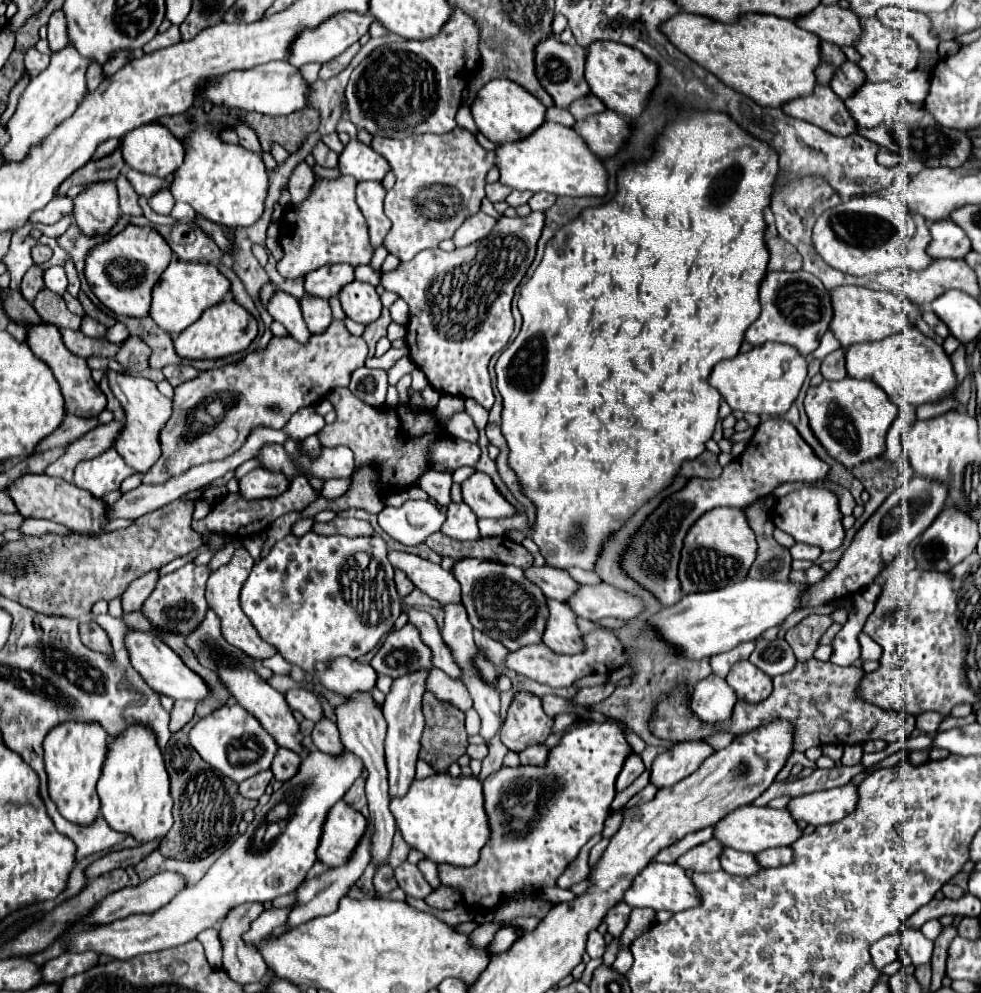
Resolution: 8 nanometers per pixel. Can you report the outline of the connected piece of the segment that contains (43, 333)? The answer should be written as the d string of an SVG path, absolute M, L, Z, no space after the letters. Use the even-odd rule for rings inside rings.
M39 323L39 325L33 325L29 327L27 331L27 345L31 347L31 351L41 359L45 361L55 379L59 381L61 385L61 393L65 397L65 405L67 405L67 413L73 413L77 417L97 417L107 401L105 401L105 395L103 391L99 389L99 385L93 381L91 377L91 369L87 365L85 359L81 357L75 357L65 345L63 345L63 339L61 339L61 333L59 333L59 327L57 325L51 325L51 323Z

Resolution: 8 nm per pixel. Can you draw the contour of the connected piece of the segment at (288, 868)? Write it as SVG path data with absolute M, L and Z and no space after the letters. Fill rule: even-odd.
M311 751L307 757L303 757L299 773L283 783L281 789L271 795L265 807L255 811L255 819L249 823L247 831L233 841L233 845L211 865L201 881L183 889L171 903L155 913L131 915L109 925L101 925L93 931L65 933L69 951L95 951L99 955L131 959L141 953L171 949L175 945L193 941L201 931L215 927L241 903L271 903L281 895L293 893L299 883L305 881L307 871L317 861L315 851L329 809L349 791L361 771L361 759L347 751L343 751L339 757ZM277 805L283 805L283 815L277 817L277 835L269 839L265 833L273 825L271 813Z

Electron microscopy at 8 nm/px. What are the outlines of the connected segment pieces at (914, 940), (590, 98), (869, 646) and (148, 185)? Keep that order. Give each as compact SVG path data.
M909 925L901 927L901 935L903 935L903 947L911 955L913 965L921 965L921 963L929 963L931 961L933 941L925 939L919 929L911 929Z
M587 95L587 97L575 101L575 103L569 107L571 115L573 115L577 121L583 119L583 117L595 115L595 113L603 113L603 109L605 109L605 105L603 105L595 95Z
M861 632L858 636L858 641L861 645L861 655L859 659L853 663L853 667L861 667L863 661L878 661L880 659L882 649L871 637Z
M129 169L125 173L125 177L129 179L129 183L133 185L133 189L137 191L137 195L143 195L145 199L151 197L151 193L157 193L159 189L169 189L169 181L159 179L159 177L151 177L151 175L143 175L135 169Z

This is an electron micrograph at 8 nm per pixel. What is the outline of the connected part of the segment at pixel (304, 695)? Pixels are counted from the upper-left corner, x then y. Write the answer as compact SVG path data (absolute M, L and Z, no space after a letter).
M291 689L287 695L285 695L287 703L291 709L297 709L305 715L305 719L311 719L311 721L321 721L325 717L325 711L323 711L323 705L321 701L317 699L317 695L305 691L305 689Z

